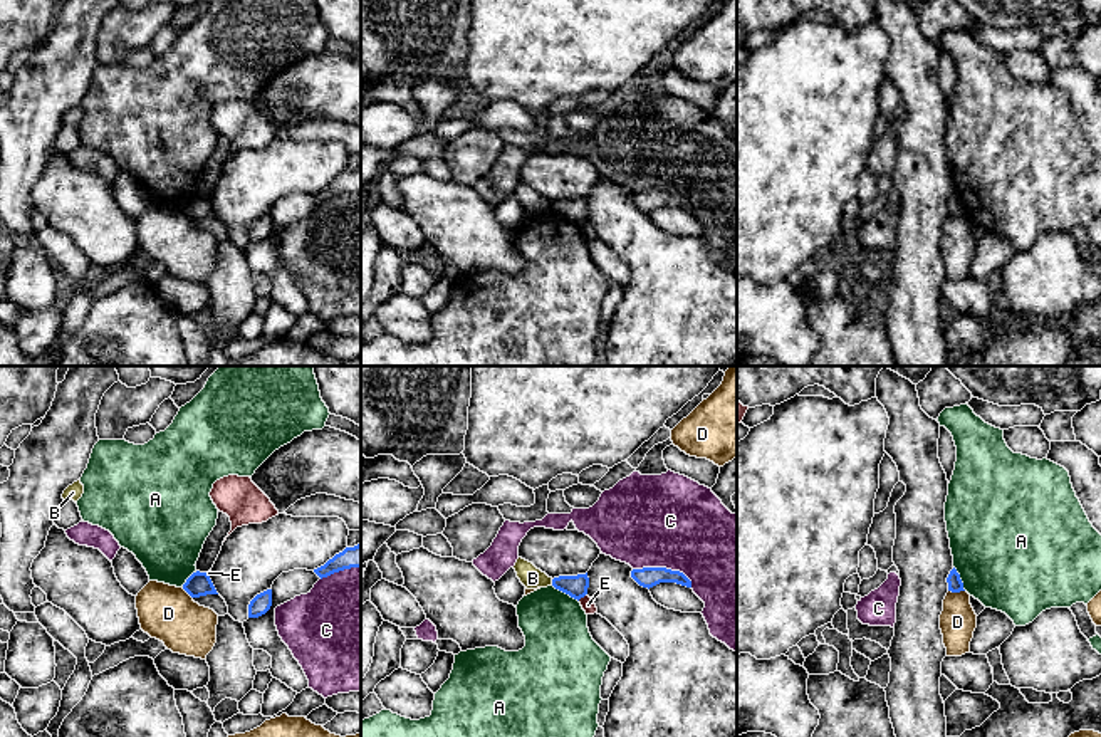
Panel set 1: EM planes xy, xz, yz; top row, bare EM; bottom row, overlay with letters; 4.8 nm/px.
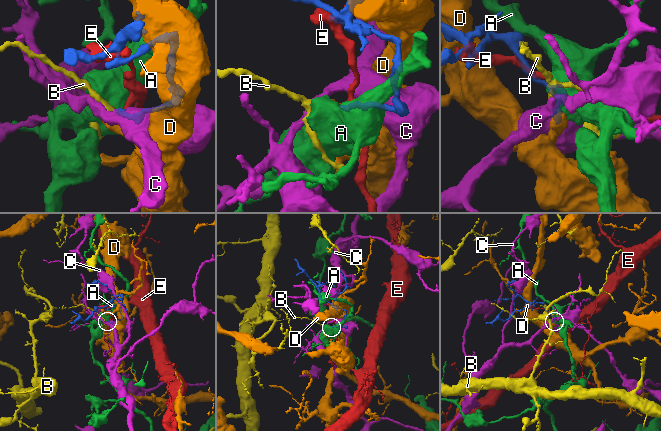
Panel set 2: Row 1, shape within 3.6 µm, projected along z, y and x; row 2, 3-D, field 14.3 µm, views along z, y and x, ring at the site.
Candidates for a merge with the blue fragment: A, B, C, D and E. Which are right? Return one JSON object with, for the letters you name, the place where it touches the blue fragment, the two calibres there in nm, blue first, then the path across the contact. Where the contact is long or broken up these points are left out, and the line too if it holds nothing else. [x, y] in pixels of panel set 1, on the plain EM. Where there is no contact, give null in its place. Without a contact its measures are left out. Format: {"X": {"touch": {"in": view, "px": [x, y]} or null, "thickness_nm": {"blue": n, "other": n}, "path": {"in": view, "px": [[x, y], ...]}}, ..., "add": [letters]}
{"add": []}

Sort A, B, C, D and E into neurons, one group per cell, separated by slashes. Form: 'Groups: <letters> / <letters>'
Groups: A / B / C / D / E

